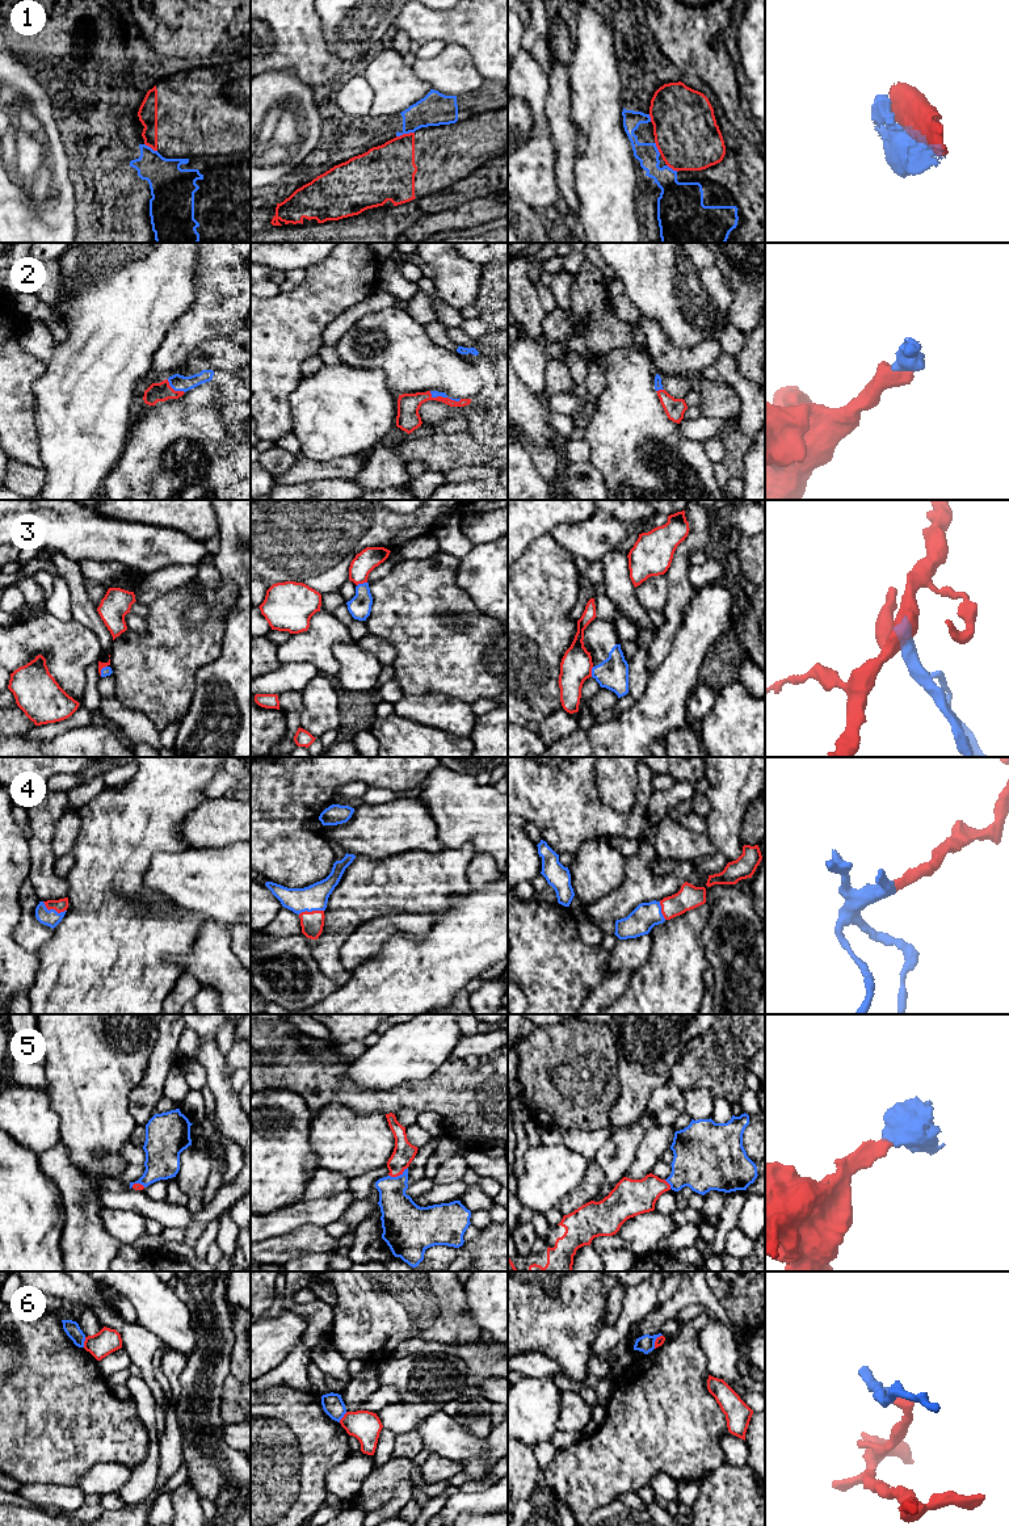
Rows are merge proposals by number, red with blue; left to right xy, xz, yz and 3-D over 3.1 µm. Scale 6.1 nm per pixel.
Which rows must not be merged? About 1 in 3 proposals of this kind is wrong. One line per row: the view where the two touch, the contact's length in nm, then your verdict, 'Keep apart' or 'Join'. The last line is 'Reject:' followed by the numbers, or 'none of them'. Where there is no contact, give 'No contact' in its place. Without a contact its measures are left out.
1: Touches red in xz. Shared border 120 nm. Keep apart
2: Touches red in xy. Shared border 140 nm. Join
3: Touches red in xz. Shared border 70 nm. Keep apart
4: Touches red in xy. Shared border 160 nm. Join
5: Touches red in xz. Shared border 130 nm. Join
6: Touches red in xy. Shared border 70 nm. Keep apart
Reject: 1, 3, 6

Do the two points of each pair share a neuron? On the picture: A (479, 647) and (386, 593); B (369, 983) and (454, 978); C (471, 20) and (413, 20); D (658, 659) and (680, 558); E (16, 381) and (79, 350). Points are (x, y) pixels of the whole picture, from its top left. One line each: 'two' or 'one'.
A: one
B: one
C: one
D: one
E: two

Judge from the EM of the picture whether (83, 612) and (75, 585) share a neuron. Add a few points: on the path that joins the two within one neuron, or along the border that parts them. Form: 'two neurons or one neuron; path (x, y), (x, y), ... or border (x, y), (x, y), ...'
one neuron; path (82, 605), (78, 592)

